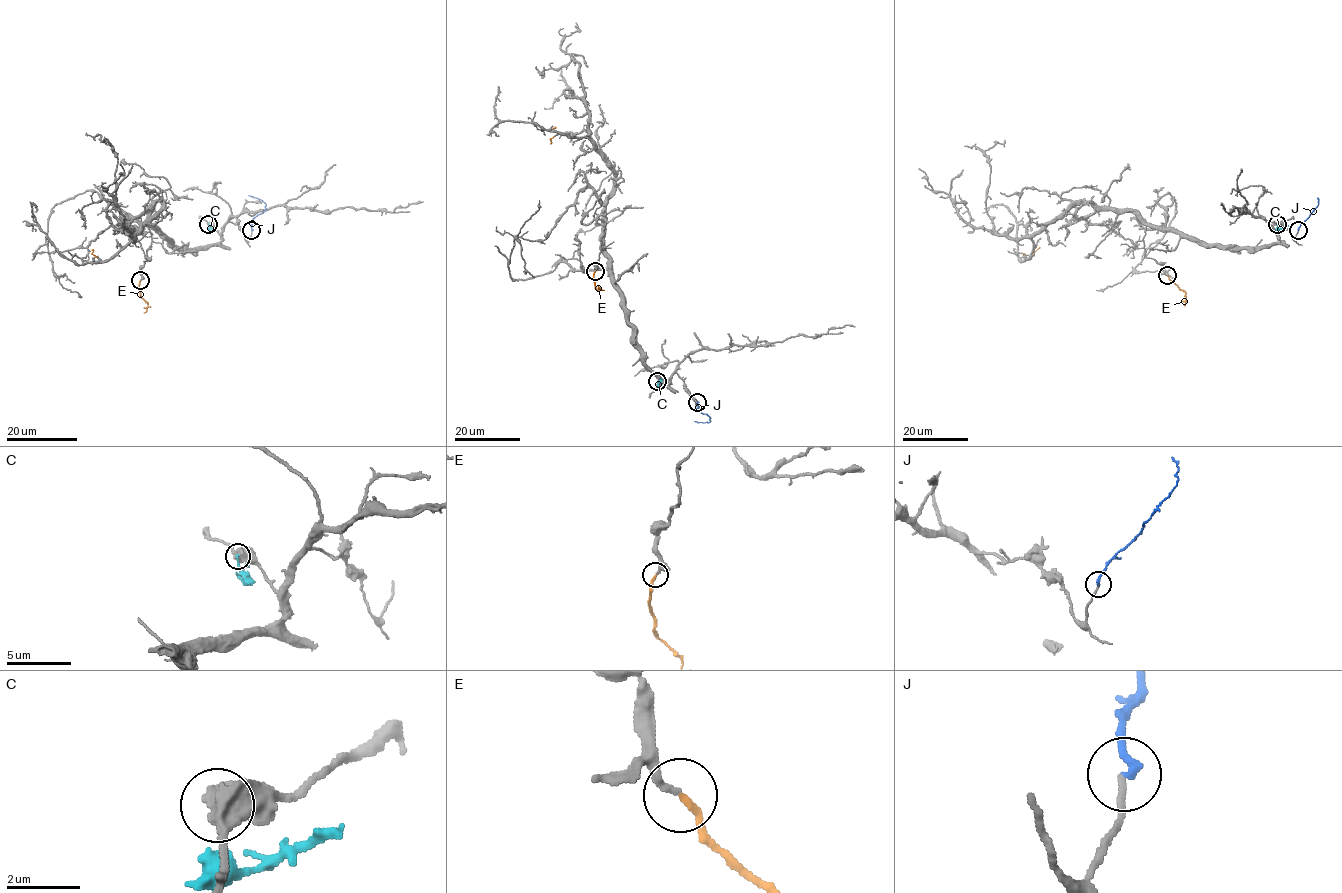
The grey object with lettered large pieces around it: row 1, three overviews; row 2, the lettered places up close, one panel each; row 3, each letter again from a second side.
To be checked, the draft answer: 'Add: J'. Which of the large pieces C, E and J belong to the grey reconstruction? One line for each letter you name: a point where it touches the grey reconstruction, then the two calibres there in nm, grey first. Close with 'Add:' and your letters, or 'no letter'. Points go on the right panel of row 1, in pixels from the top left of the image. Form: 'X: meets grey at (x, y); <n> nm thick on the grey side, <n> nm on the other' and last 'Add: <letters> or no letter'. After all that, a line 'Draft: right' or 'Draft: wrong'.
J: meets grey at (1298, 230); 160 nm thick on the grey side, 220 nm on the other
Add: J
Draft: right

